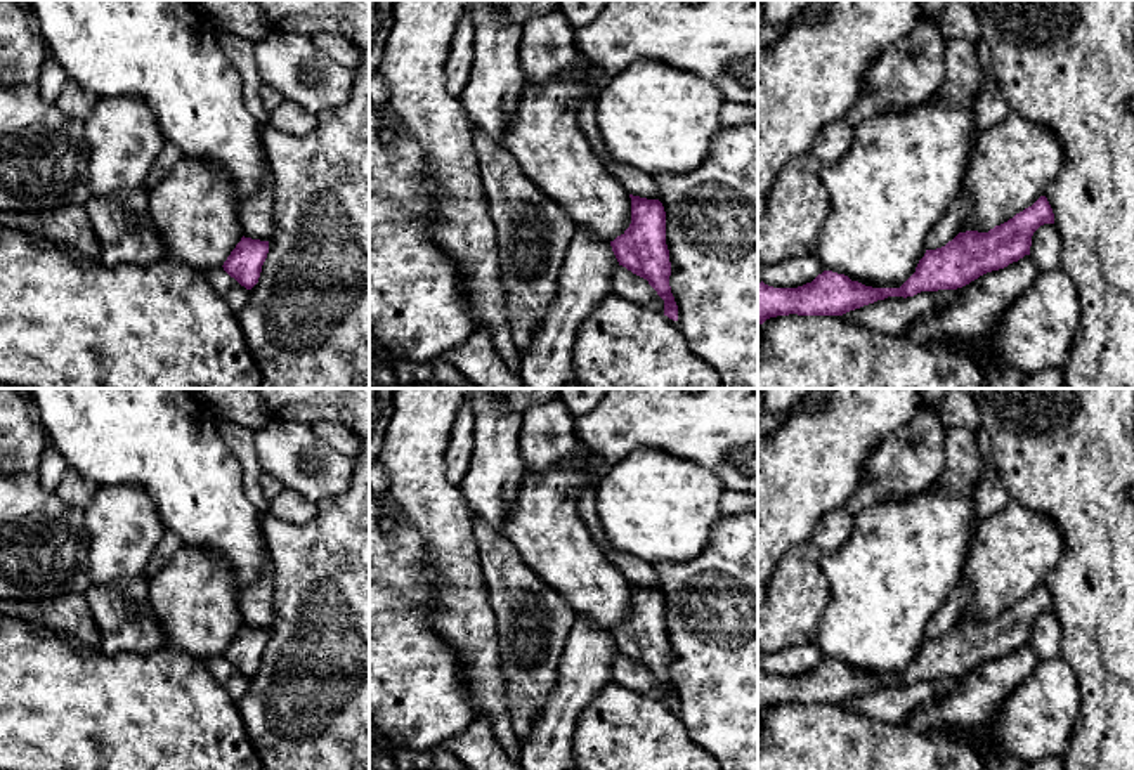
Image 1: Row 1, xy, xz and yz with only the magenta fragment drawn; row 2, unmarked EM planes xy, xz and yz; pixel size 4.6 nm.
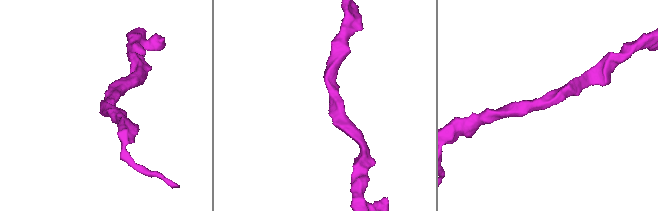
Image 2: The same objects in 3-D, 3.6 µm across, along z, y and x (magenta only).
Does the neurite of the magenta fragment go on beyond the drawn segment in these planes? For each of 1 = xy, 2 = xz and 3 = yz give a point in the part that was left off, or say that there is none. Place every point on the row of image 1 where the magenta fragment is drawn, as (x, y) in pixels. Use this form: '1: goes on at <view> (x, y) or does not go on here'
1: does not go on here
2: does not go on here
3: does not go on here

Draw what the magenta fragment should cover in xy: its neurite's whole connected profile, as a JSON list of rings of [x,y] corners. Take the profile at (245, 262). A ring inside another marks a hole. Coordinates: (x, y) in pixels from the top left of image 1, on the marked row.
[[[243,236],[222,267],[241,286],[251,290],[258,283],[267,253],[269,241]]]

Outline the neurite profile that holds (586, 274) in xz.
[[[577,232],[565,253],[553,305],[532,343],[520,356],[524,388],[562,388],[574,378],[572,349],[581,323],[612,293],[617,258],[610,243]]]

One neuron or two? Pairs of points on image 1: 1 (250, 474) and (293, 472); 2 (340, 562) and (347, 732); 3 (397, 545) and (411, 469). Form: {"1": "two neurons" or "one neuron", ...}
{"1": "two neurons", "2": "one neuron", "3": "two neurons"}

